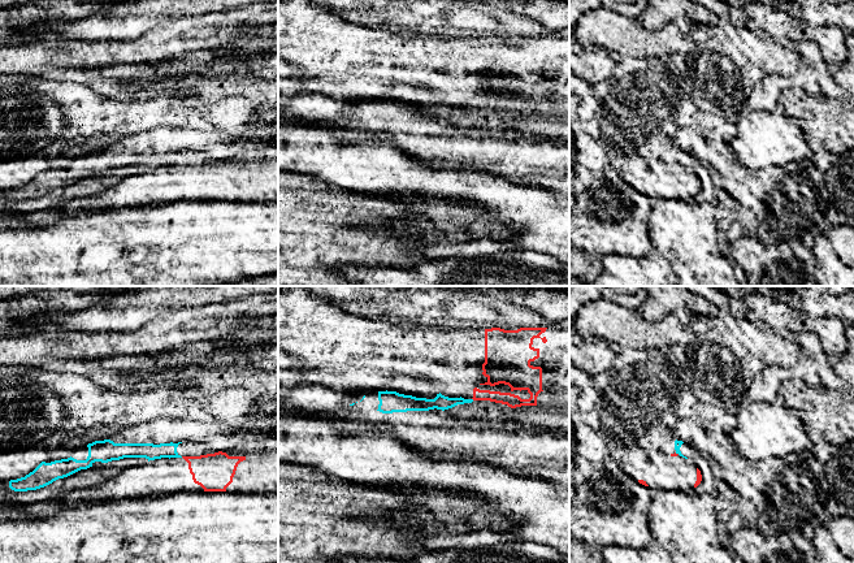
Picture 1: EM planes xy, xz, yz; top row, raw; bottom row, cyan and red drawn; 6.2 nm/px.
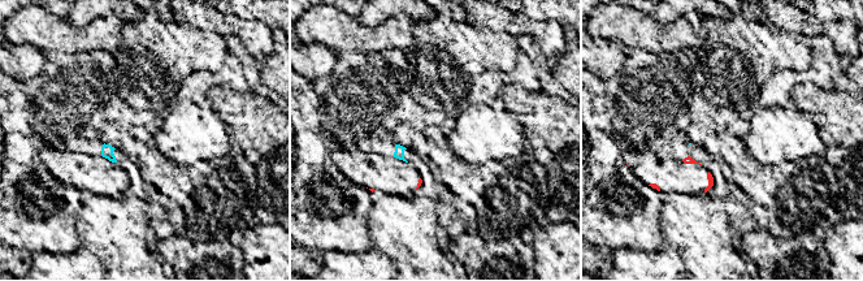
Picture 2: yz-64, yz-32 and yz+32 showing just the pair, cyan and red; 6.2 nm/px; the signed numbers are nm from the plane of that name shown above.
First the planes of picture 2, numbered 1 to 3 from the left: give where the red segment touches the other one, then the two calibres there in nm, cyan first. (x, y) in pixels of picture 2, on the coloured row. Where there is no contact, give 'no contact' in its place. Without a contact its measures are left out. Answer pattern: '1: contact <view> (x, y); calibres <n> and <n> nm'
1: no contact
2: no contact
3: no contact

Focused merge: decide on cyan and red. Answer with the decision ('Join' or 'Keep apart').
Keep apart

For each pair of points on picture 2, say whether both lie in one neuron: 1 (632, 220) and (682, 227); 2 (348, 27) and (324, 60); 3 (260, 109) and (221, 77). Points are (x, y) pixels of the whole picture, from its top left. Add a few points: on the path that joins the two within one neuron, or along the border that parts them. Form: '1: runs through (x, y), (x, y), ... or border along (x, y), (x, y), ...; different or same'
1: border along (659, 210), (659, 233), (664, 243); different
2: border along (303, 42), (324, 43), (337, 53); different
3: border along (218, 83), (224, 86); different

